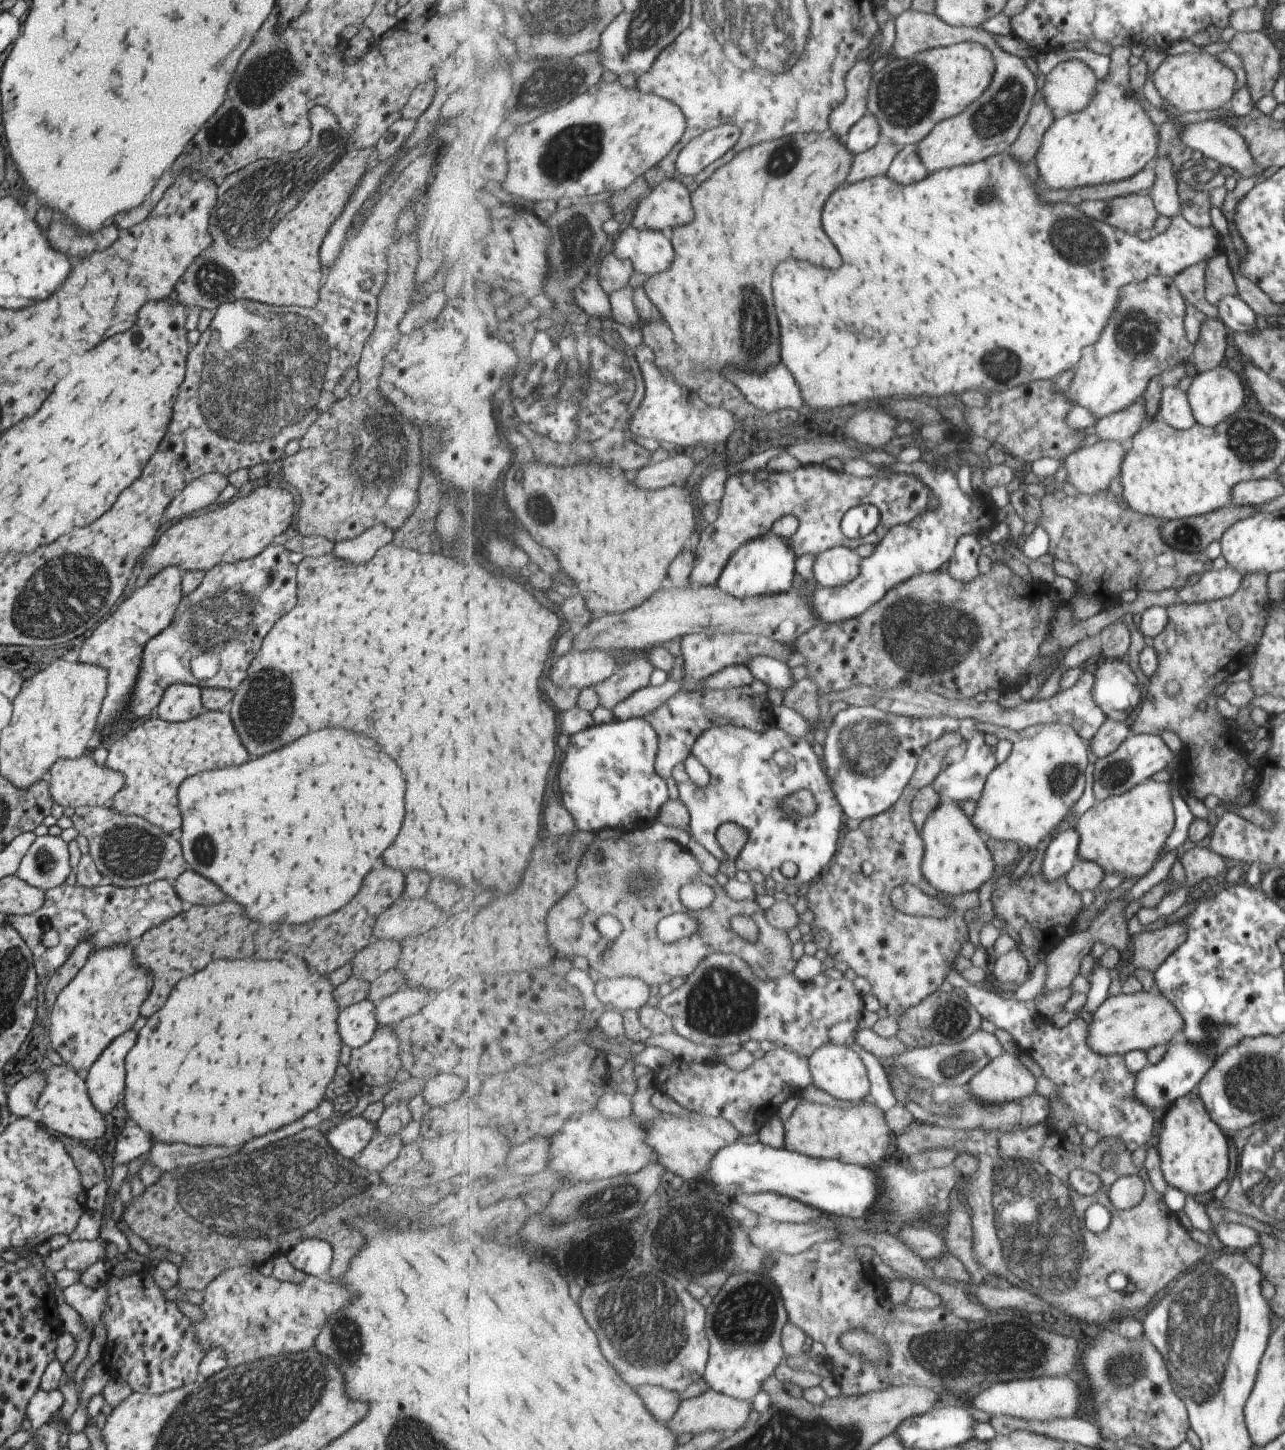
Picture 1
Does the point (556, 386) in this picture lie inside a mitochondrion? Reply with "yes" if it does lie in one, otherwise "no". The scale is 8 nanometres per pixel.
yes

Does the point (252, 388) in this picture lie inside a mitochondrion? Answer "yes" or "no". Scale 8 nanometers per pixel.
yes

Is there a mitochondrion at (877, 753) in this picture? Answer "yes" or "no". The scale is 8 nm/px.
yes

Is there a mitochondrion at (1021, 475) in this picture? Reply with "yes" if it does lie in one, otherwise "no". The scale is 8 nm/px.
no

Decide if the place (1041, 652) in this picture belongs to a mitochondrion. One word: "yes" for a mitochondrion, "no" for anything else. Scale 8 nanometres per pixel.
no

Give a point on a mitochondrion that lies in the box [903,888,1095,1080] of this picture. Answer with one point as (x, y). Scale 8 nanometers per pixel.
(944, 1019)

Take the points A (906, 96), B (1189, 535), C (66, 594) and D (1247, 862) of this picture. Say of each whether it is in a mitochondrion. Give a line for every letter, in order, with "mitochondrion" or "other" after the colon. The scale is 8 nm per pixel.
A: mitochondrion
B: mitochondrion
C: mitochondrion
D: other

